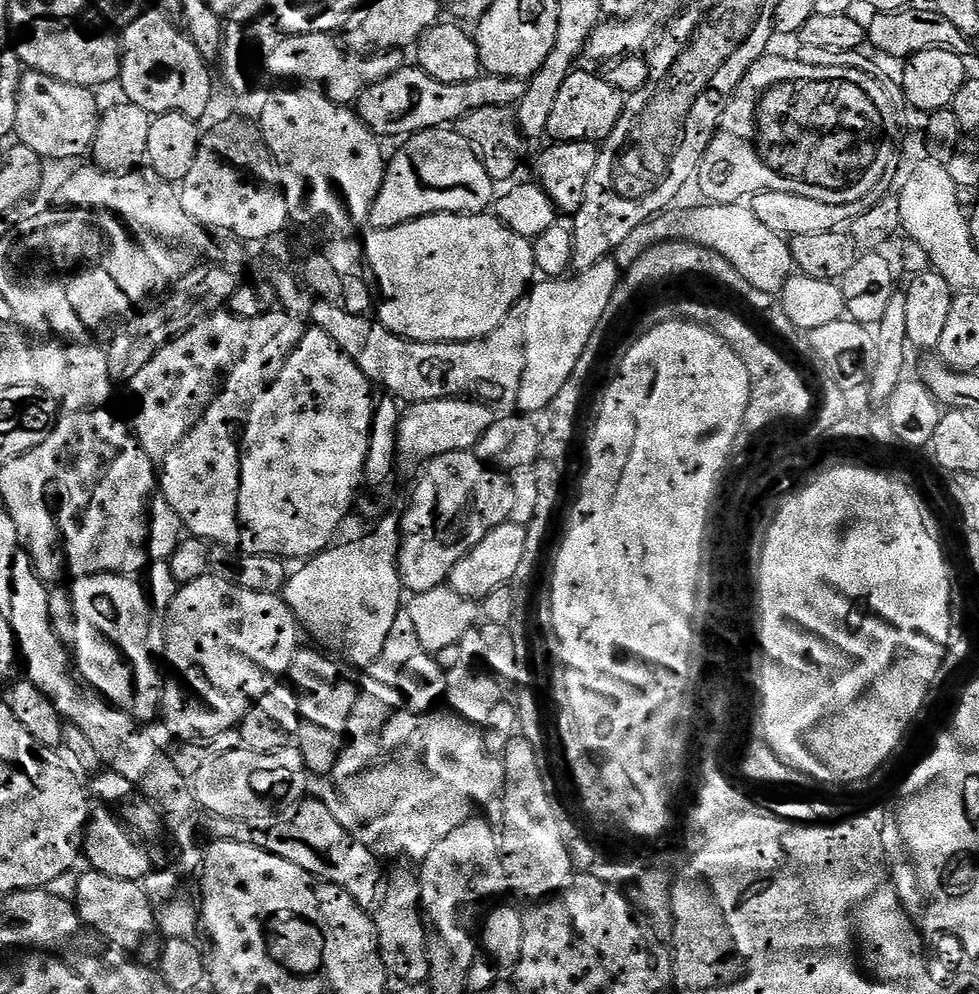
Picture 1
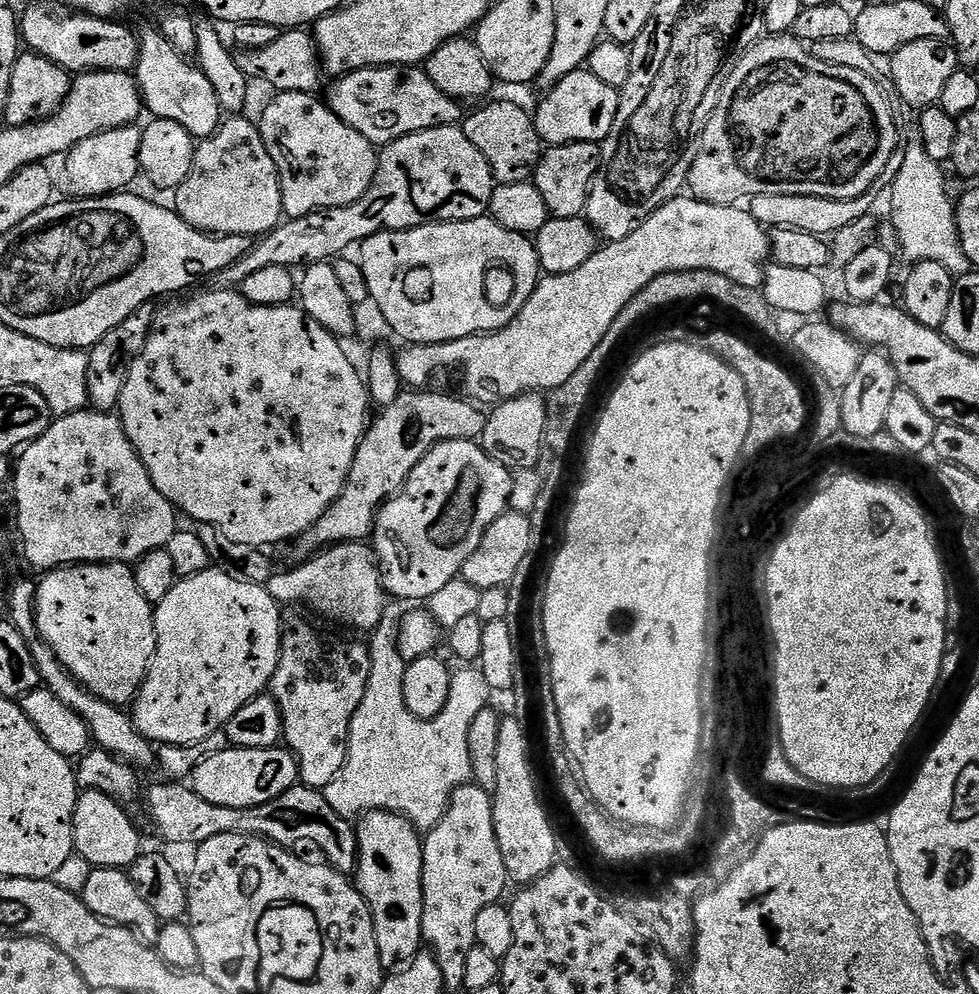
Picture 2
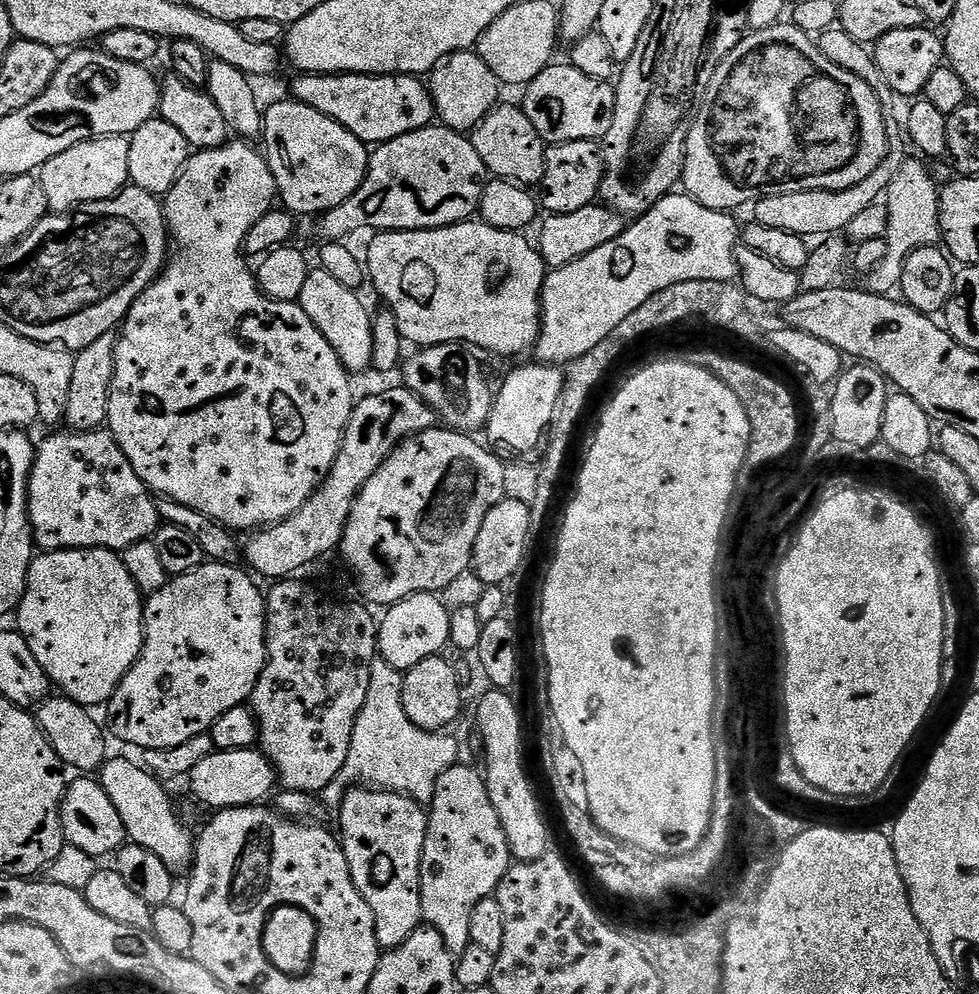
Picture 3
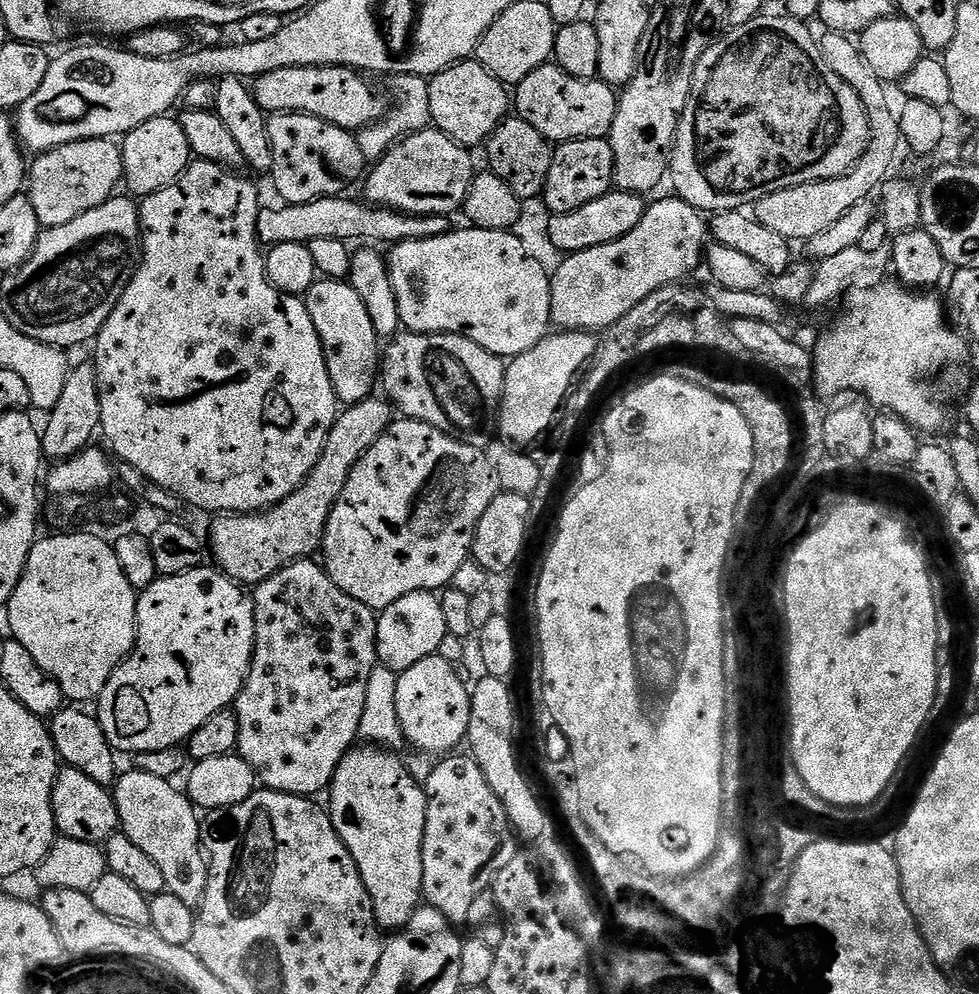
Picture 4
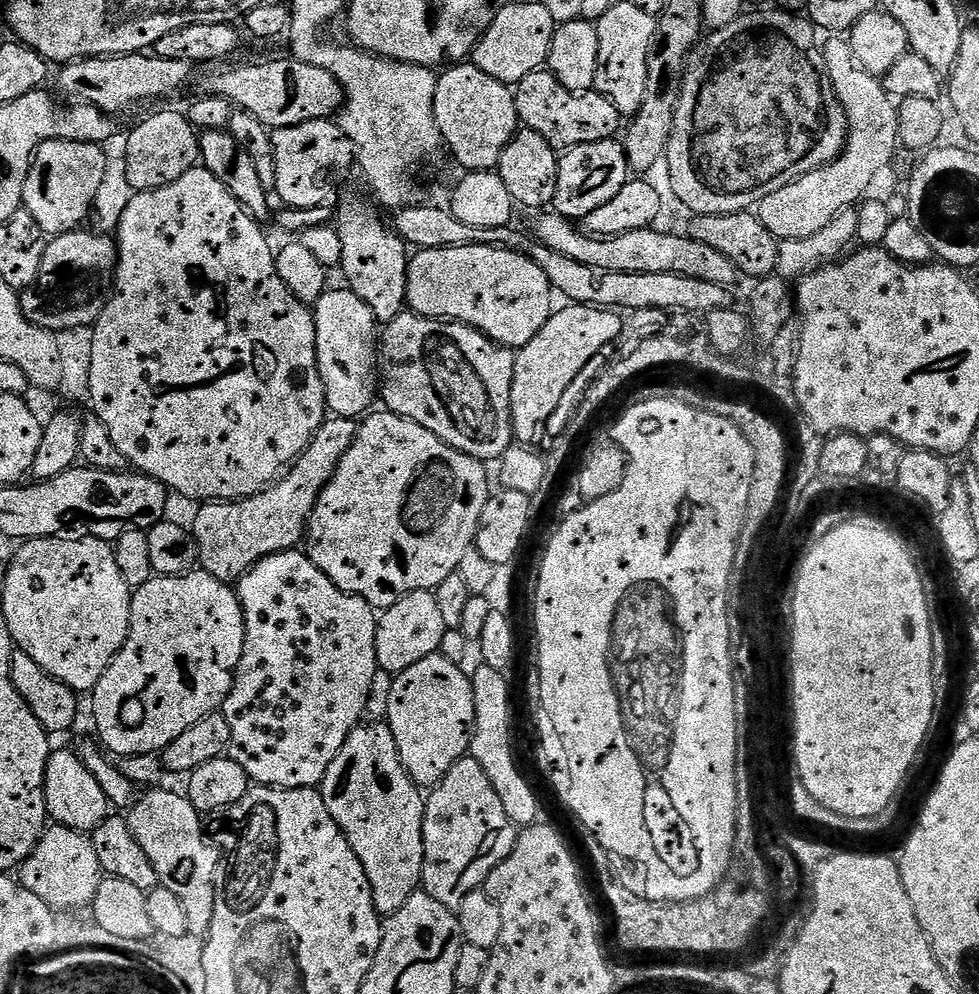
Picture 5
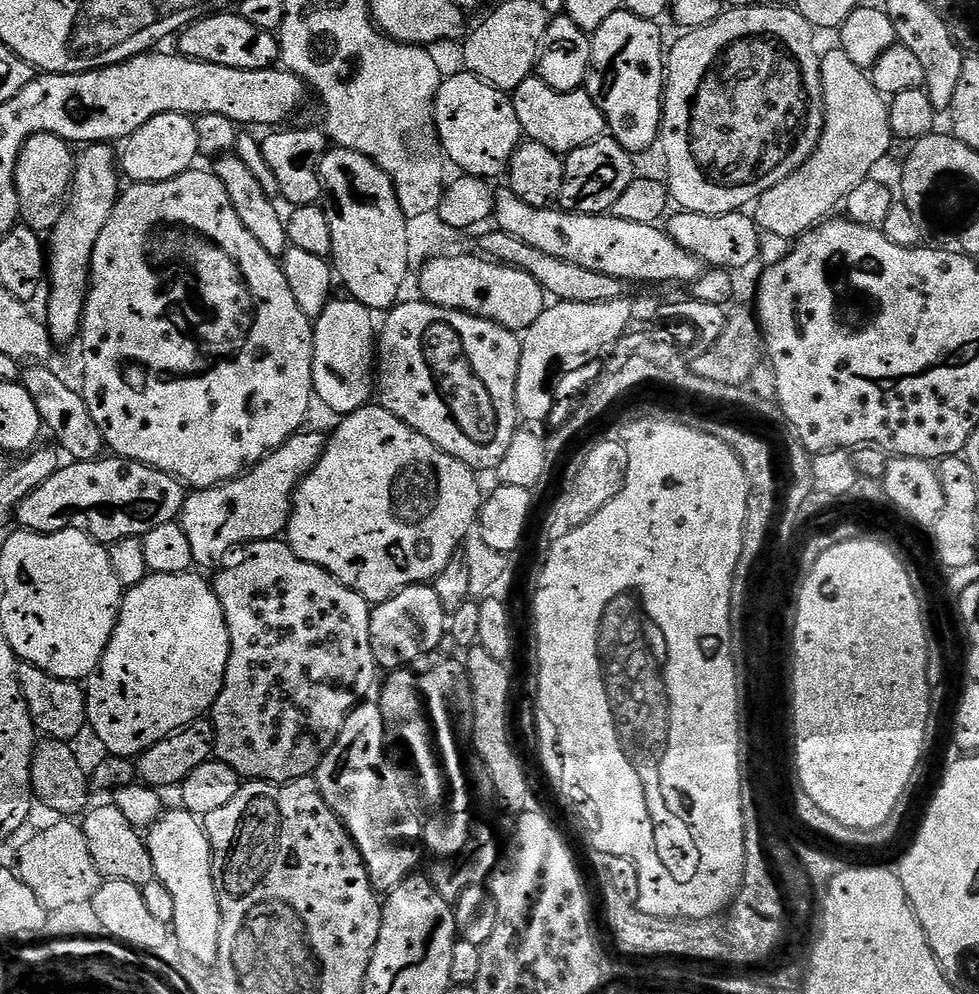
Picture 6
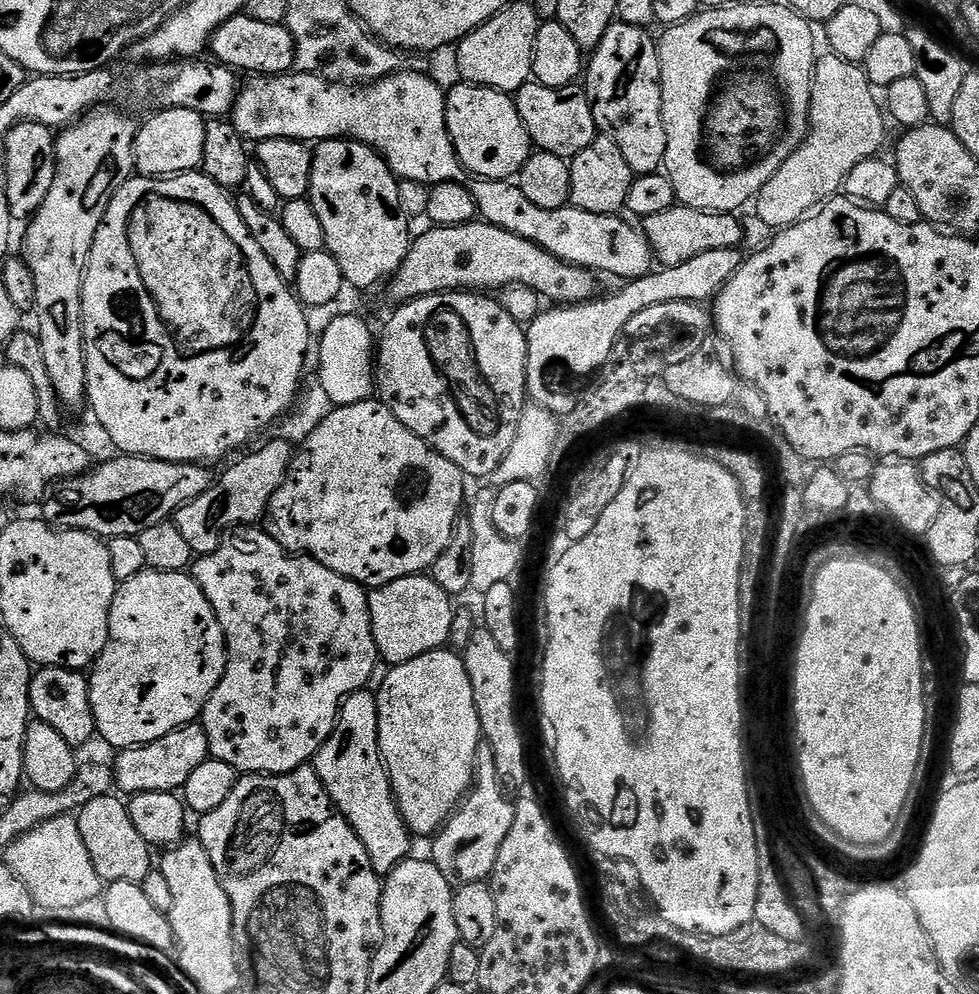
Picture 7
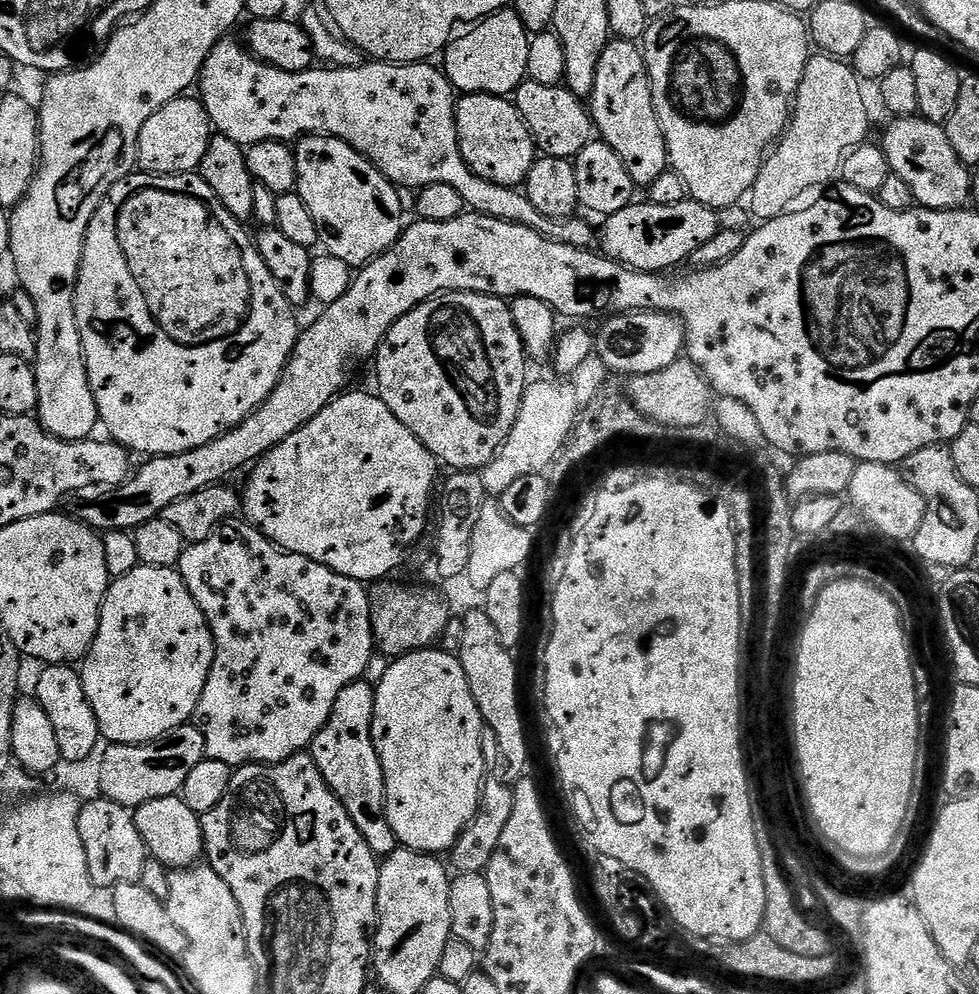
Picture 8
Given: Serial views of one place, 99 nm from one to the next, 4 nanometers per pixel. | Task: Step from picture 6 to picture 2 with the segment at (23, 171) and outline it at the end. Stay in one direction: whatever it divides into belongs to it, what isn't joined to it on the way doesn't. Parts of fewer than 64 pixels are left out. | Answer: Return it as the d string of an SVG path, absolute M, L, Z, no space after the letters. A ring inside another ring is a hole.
M139 127L111 128L94 134L73 146L63 161L64 172L68 175L68 188L73 197L91 198L93 196L111 196L114 192L123 192L133 187L140 171L140 147L142 131Z

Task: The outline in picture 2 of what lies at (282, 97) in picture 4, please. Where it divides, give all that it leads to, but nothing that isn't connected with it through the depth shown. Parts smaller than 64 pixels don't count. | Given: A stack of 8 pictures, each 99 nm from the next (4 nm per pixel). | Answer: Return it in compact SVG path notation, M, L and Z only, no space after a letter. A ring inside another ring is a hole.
M391 64L389 68L358 68L333 80L336 81L326 95L329 110L373 146L392 144L398 138L422 130L456 126L466 115L465 105L442 94L420 66Z

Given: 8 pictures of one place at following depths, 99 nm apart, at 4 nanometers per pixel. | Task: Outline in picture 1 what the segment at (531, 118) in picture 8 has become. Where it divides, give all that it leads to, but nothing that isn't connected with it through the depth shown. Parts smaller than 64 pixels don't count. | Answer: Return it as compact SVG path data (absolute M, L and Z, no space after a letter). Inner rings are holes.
M574 70L562 82L562 91L554 102L554 111L550 114L547 135L553 141L591 140L603 142L614 130L618 118L624 109L625 93L620 92L603 75Z

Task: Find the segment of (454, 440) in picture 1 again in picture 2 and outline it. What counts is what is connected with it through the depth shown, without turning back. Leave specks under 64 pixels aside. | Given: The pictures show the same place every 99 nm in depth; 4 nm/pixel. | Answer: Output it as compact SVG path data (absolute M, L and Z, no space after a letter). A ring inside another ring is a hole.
M404 390L390 406L379 409L374 419L364 430L358 450L354 454L354 462L350 466L350 474L346 478L339 498L318 518L318 522L310 530L306 530L295 541L294 547L304 554L312 554L333 544L364 542L373 535L376 526L376 513L381 504L391 500L410 478L410 470L422 462L425 454L435 445L447 440L479 441L484 435L484 427L488 421L485 409L477 406L471 399L456 396L443 396L440 390Z

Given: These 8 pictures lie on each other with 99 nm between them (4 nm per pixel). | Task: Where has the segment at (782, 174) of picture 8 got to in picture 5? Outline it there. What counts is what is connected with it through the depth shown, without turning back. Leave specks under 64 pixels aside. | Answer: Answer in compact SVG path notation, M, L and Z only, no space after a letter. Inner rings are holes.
M828 38L828 41L823 41L822 51L826 70L830 74L830 82L834 86L834 94L842 106L844 119L848 121L848 141L845 142L844 150L836 160L830 161L818 170L810 170L810 174L790 182L790 186L782 186L782 190L762 198L758 206L760 221L762 226L766 226L766 230L770 230L770 234L776 236L777 241L786 238L810 238L818 234L818 230L830 226L830 222L834 222L834 214L859 205L871 193L868 191L871 190L872 183L879 178L880 171L891 165L898 149L900 135L896 113L897 101L888 96L883 83L877 77L871 76L862 66L862 62L858 62L858 58L854 58L851 39Z

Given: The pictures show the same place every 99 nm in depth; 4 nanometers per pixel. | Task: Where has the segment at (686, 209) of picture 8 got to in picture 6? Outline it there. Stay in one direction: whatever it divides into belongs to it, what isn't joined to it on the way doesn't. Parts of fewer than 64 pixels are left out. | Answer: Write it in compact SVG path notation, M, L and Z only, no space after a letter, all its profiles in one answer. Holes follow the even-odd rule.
M680 210L675 214L676 217L673 215L667 221L668 235L674 238L674 242L678 242L678 246L703 260L705 265L737 270L736 268L744 268L752 263L755 265L759 261L761 230L747 211L711 216Z

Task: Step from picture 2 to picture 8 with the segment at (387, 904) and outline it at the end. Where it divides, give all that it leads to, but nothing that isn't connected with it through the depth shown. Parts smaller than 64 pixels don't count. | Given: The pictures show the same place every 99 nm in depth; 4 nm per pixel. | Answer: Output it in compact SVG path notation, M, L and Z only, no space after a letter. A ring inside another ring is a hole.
M358 679L338 694L338 702L334 702L334 710L326 726L312 739L310 755L322 778L326 778L330 790L342 802L346 814L350 814L354 826L358 826L358 834L366 838L366 846L370 846L377 858L383 858L396 851L398 845L394 830L390 830L390 822L386 818L382 762L374 750L372 737L376 689L366 681Z

